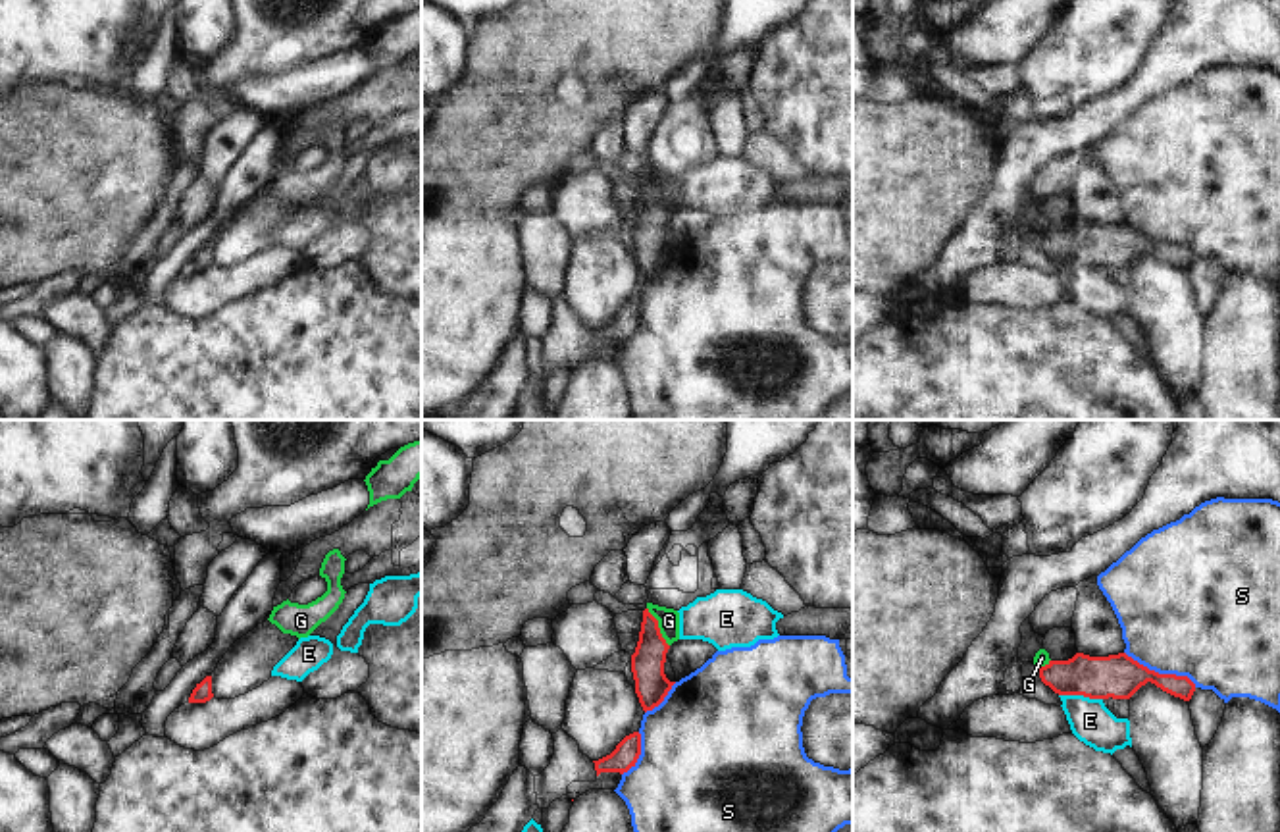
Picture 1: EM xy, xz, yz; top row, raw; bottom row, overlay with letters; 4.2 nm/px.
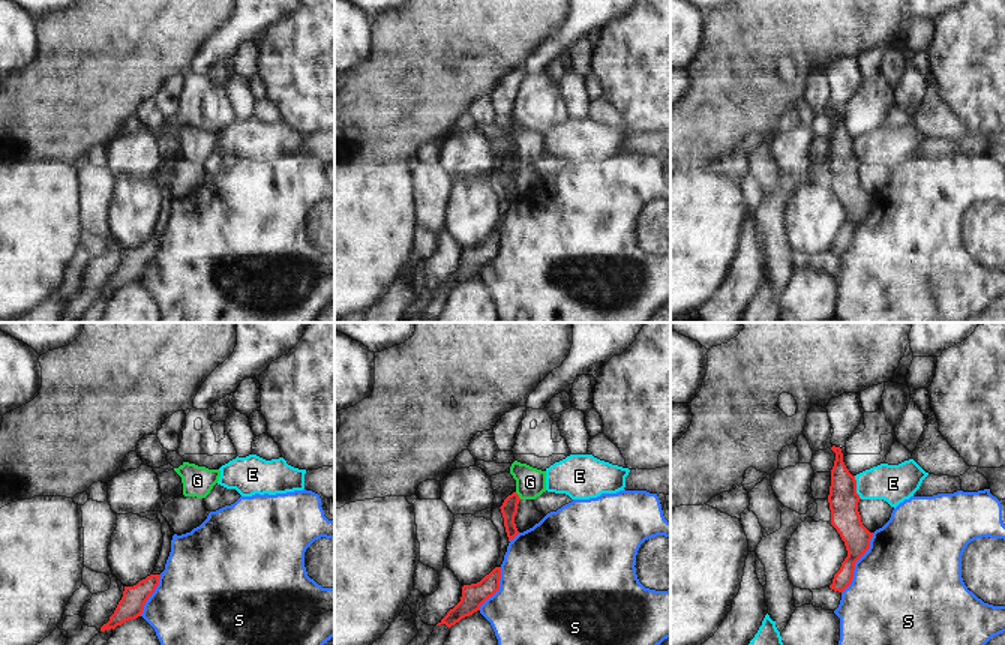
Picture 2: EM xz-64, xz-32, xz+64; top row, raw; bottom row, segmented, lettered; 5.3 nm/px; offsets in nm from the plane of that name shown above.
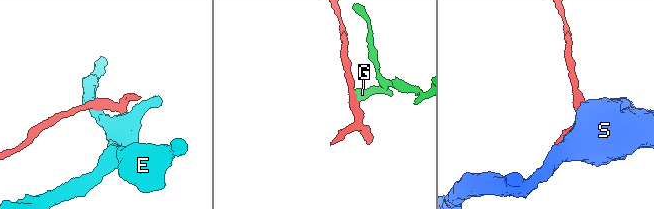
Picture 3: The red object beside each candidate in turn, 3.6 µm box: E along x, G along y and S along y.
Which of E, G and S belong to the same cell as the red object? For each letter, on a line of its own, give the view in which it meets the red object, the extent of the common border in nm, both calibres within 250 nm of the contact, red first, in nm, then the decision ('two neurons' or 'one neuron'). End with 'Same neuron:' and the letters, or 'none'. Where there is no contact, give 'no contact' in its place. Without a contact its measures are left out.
E: meets red in yz; contact 190 nm long; 190 nm thick on the red side, 180 nm on the other; two neurons
G: meets red in xz; contact 190 nm long; 140 nm thick on the red side, 100 nm on the other; two neurons
S: meets red in yz; contact 340 nm long; 190 nm thick on the red side, 480 nm on the other; two neurons
Same neuron: none

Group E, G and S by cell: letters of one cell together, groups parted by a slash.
E / G / S

